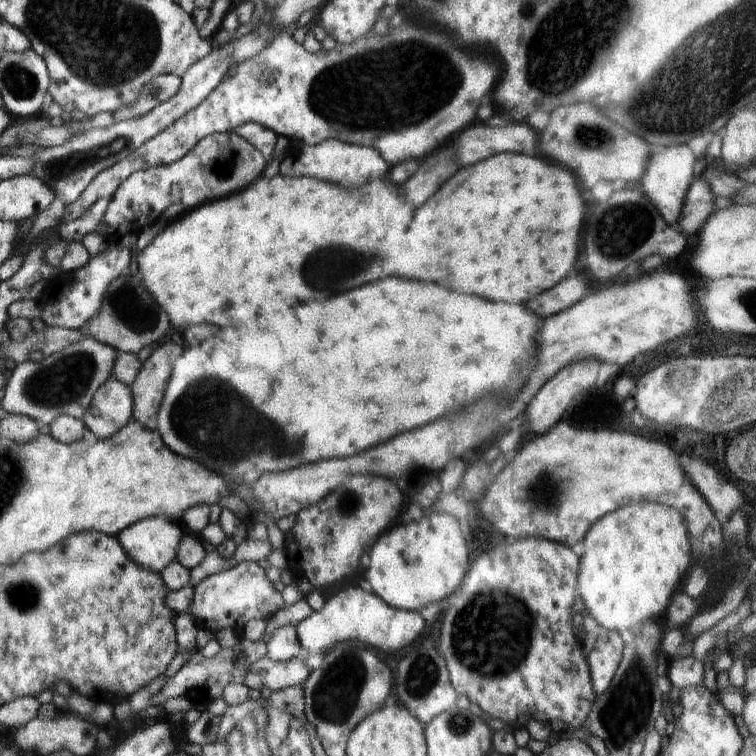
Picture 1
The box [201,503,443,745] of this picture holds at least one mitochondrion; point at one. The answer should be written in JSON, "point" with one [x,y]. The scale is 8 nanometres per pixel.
{"point":[336,694]}

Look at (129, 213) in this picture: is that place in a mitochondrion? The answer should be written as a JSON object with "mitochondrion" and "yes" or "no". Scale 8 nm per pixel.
{"mitochondrion":"no"}

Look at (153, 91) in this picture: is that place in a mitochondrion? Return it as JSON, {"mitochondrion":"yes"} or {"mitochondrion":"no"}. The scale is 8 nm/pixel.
{"mitochondrion":"yes"}

